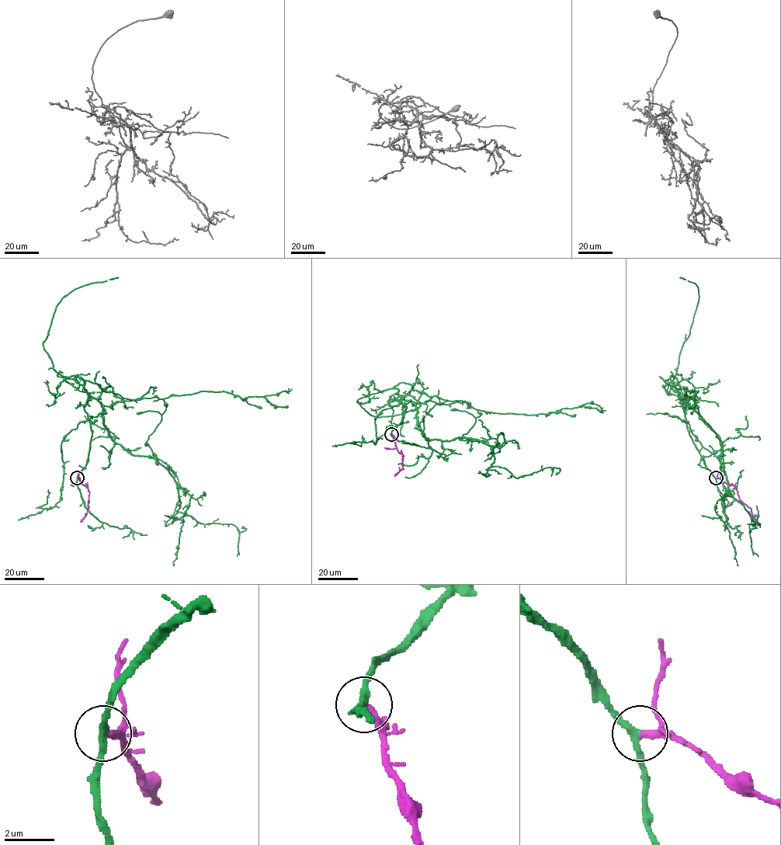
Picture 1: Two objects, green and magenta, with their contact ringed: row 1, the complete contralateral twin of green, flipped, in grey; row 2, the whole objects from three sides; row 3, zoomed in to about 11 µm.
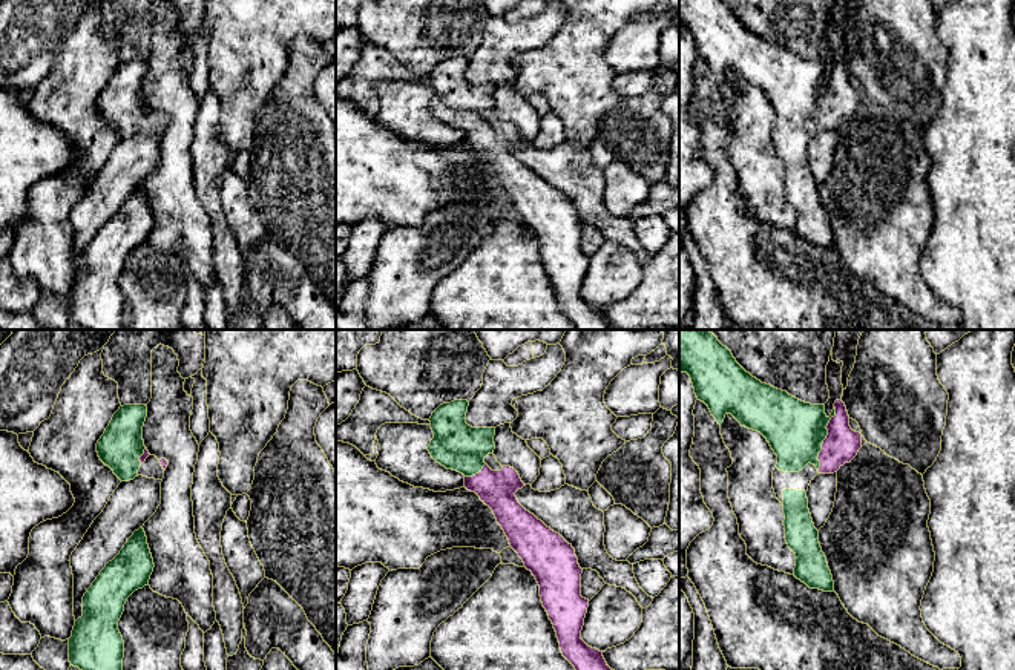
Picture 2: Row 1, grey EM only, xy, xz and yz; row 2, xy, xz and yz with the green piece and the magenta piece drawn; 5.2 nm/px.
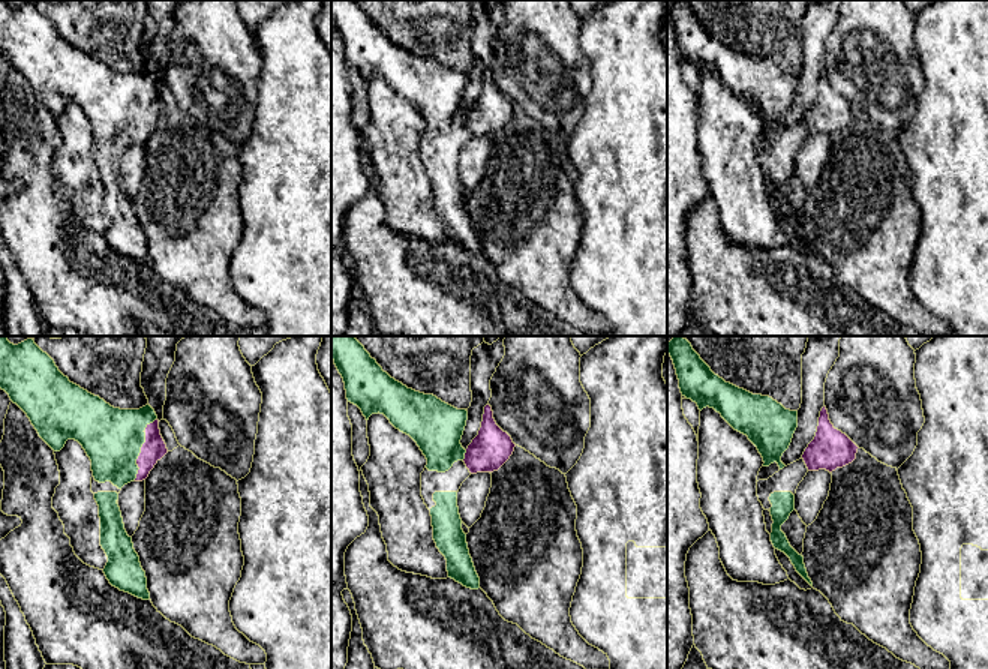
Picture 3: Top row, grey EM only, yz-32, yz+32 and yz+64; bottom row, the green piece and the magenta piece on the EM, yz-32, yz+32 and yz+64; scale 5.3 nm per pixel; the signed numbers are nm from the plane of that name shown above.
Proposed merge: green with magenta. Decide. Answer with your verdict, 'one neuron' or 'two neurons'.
one neuron

